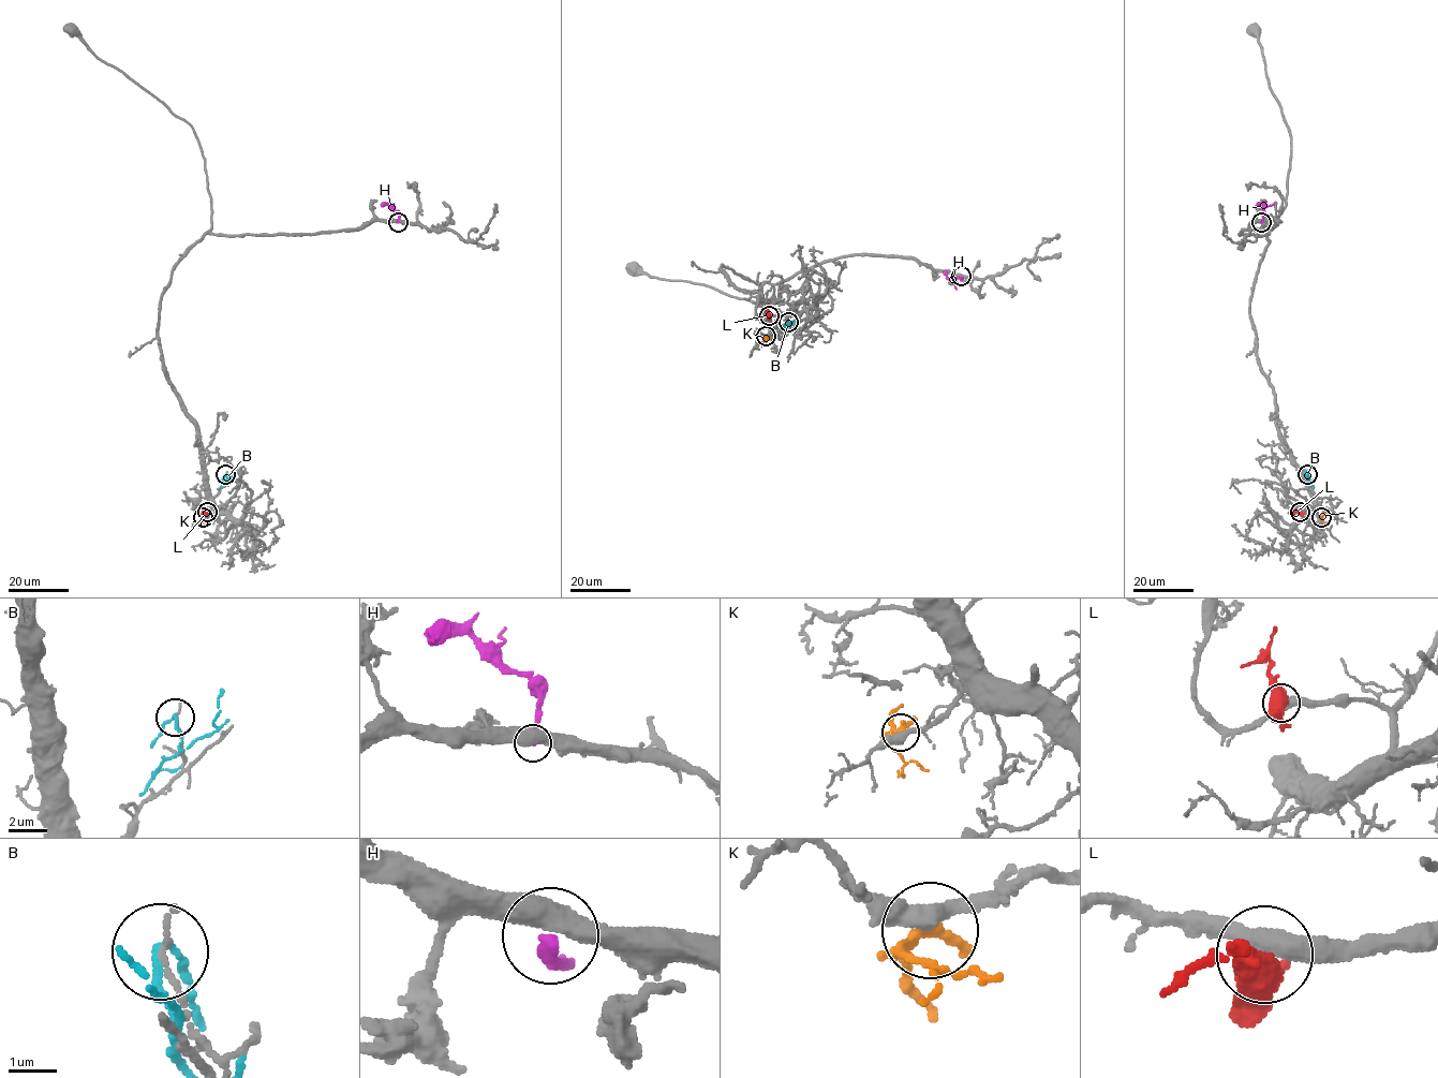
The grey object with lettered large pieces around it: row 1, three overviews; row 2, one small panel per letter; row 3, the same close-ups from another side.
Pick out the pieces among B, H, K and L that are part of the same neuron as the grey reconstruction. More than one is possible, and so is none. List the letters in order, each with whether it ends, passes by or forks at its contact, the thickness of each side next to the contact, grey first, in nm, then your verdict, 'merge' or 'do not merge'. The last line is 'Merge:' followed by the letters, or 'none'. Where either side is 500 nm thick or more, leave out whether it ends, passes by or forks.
B: it passes by; calibres 120 and 120 nm; do not merge
H: calibres 550 and 280 nm; do not merge
K: it passes by; calibres 400 and 240 nm; merge
L: it passes by; calibres 400 and 480 nm; do not merge
Merge: K

